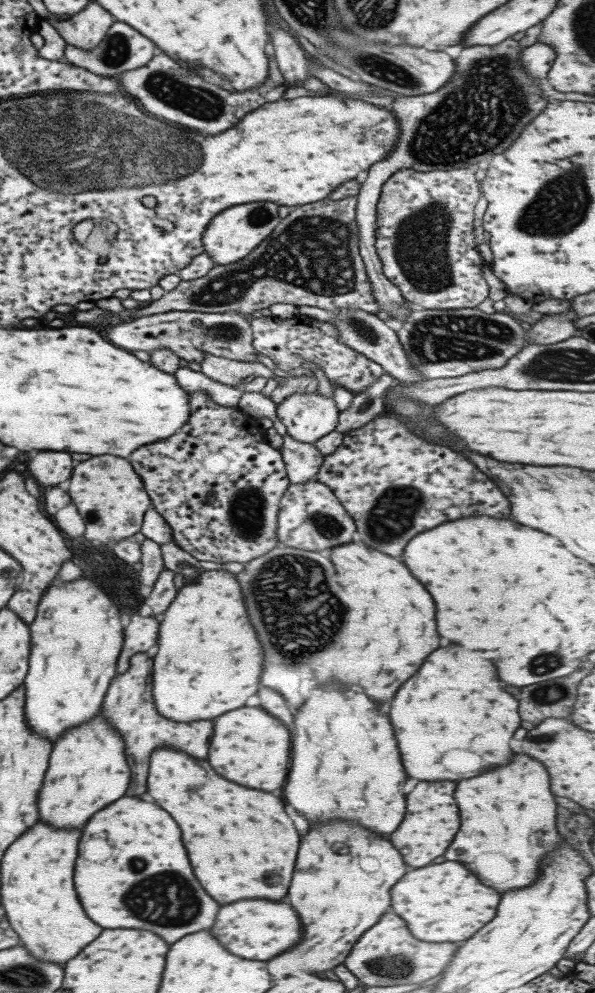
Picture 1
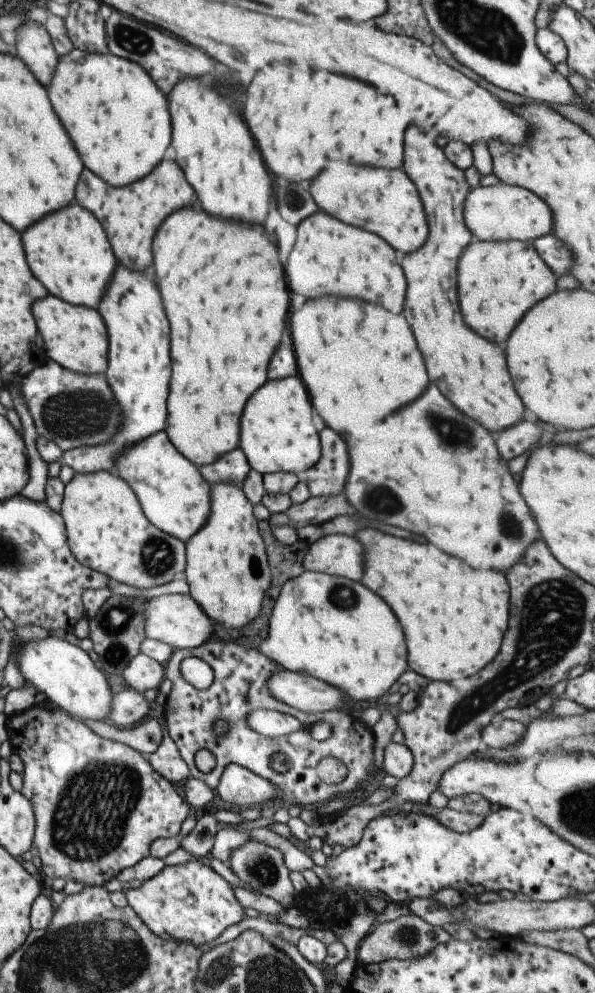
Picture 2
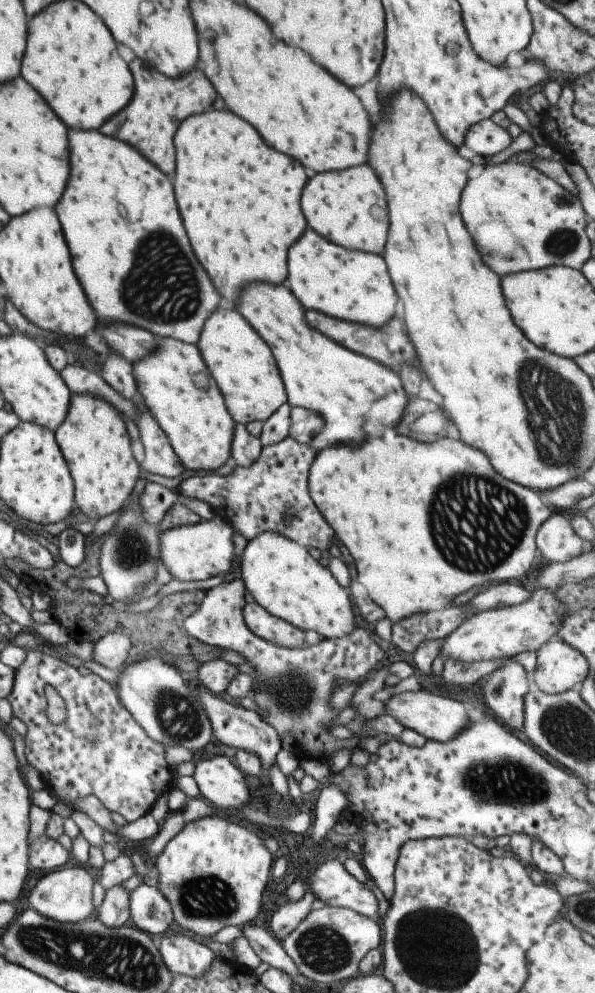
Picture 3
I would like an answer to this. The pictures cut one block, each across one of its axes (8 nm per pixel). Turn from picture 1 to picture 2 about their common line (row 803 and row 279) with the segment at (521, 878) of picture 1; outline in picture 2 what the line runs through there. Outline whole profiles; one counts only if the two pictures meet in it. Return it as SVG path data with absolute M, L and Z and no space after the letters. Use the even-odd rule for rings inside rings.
M519 240L471 242L463 250L463 256L457 262L457 304L459 304L459 312L463 316L465 326L489 342L503 344L509 332L515 328L515 324L523 318L523 314L555 290L555 278L549 274L551 270L535 254L535 250L531 248L531 242Z

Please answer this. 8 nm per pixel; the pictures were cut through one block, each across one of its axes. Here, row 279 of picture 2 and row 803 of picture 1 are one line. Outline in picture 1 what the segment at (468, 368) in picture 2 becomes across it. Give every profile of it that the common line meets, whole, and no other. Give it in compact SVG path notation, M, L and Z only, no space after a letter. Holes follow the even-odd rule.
M449 780L417 782L415 790L425 790L425 792L431 790L431 792L437 792L441 796L419 796L419 794L413 794L413 792L407 794L405 816L403 816L399 828L395 830L395 834L391 834L391 838L389 838L393 848L401 854L401 860L403 860L405 866L409 866L409 868L427 866L435 856L441 856L445 852L445 848L449 846L453 834L459 828L457 806L455 806L455 800L451 798L453 788L455 788L455 784L449 782ZM427 850L429 850L429 856L433 856L433 858L427 858Z

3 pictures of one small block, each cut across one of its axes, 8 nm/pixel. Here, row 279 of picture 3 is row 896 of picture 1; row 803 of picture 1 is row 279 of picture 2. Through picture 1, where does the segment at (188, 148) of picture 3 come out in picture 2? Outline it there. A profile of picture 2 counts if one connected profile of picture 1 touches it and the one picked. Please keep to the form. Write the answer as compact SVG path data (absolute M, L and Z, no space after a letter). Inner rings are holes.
M173 212L151 244L153 274L169 322L171 360L183 360L183 386L169 386L167 424L169 440L191 464L205 466L237 448L239 416L247 398L267 382L267 362L279 344L279 328L287 312L287 290L281 276L277 248L259 228L241 228L231 222L217 222L203 212Z

